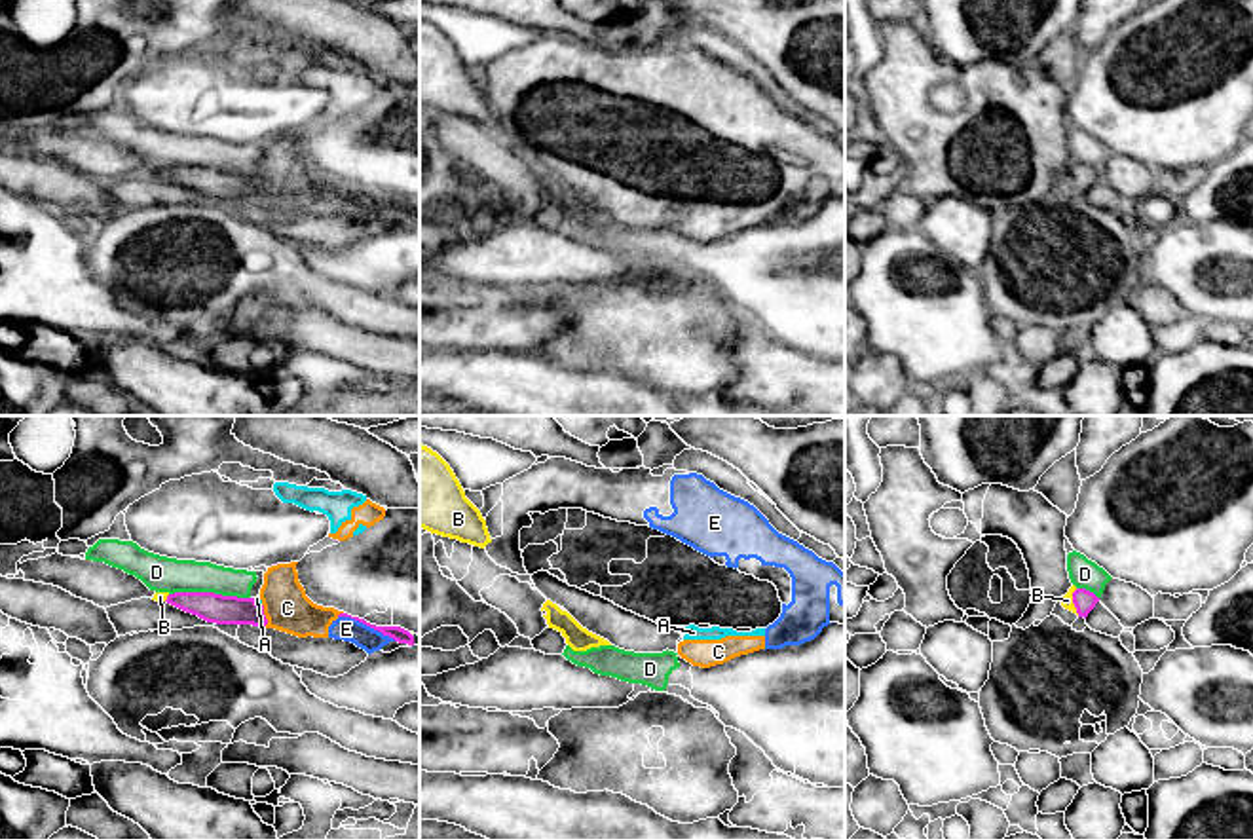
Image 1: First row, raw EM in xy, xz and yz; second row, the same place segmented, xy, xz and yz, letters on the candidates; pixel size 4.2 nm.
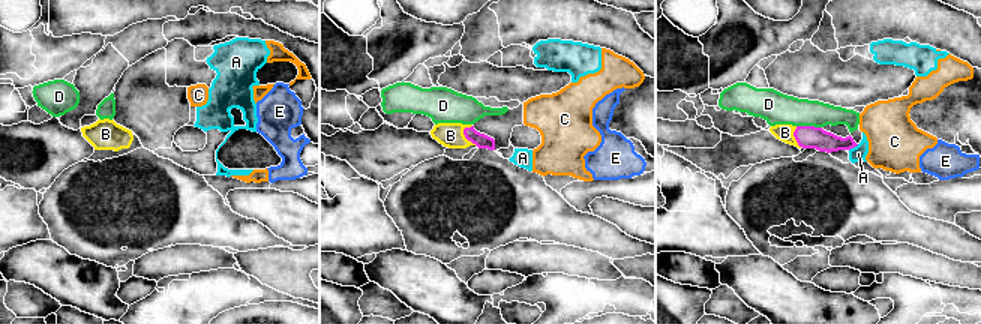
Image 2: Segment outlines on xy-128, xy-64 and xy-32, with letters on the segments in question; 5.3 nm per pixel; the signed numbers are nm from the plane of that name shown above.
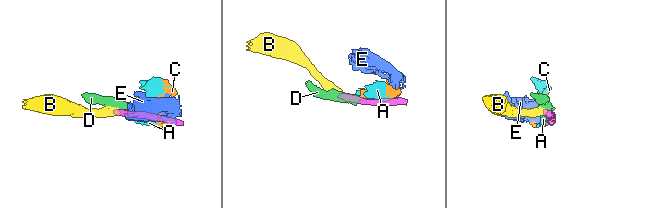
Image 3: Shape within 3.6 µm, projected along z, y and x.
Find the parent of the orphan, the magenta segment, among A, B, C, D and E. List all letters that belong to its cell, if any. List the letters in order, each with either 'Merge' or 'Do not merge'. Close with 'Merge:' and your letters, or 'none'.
A: Do not merge
B: Merge
C: Do not merge
D: Do not merge
E: Do not merge
Merge: B

